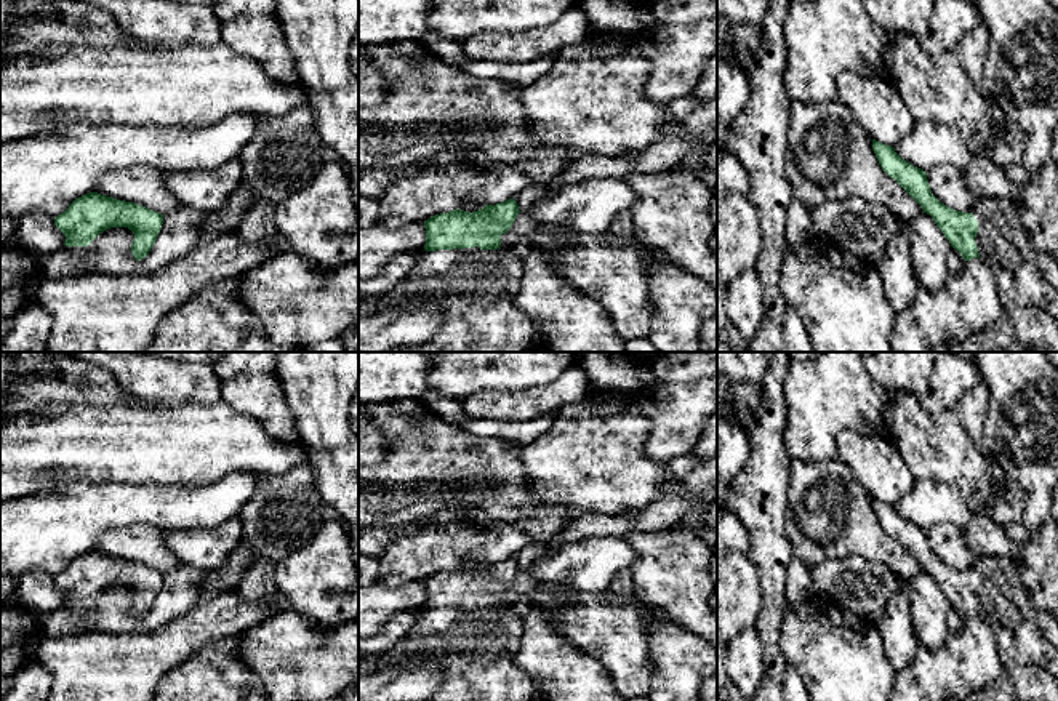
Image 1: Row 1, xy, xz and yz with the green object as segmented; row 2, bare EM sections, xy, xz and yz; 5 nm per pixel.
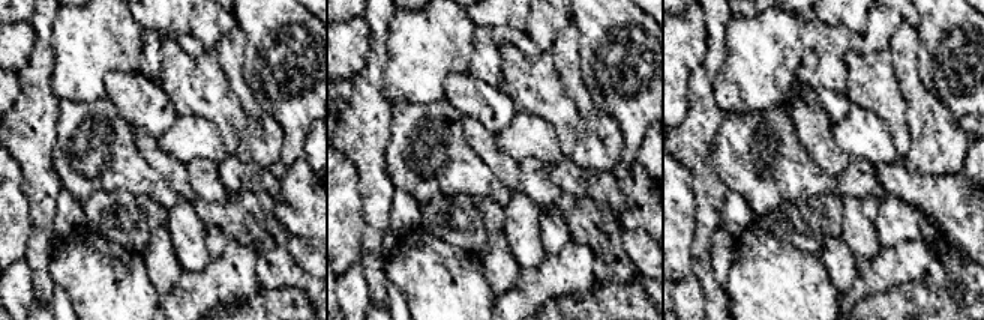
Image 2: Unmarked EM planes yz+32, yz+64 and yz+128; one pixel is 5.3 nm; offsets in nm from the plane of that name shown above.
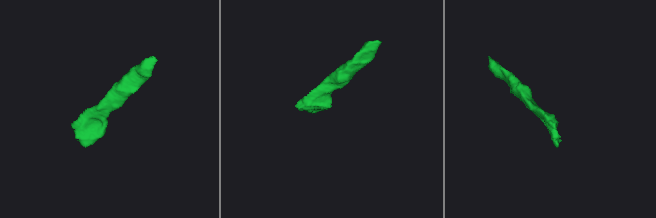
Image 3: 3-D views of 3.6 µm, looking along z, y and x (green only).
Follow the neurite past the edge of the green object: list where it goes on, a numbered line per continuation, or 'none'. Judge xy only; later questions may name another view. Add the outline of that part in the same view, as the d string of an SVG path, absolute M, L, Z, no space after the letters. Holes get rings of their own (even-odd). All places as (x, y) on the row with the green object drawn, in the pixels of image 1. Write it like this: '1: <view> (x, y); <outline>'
none

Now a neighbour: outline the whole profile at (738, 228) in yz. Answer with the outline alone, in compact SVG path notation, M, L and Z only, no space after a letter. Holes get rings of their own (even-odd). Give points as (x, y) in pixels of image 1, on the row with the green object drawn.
M728 150L717 152L717 280L731 283L744 270L755 267L763 242L757 208L749 198L751 176L738 157Z

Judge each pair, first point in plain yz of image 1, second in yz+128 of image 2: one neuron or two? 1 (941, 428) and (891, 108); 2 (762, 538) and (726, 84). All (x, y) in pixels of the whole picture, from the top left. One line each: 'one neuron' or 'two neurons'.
1: one neuron
2: two neurons

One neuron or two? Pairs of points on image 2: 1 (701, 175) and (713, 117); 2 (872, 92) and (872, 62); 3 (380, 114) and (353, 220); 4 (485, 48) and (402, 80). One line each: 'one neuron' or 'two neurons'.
1: one neuron
2: one neuron
3: two neurons
4: two neurons

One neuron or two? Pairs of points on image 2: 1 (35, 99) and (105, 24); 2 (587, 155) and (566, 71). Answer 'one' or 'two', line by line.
1: two
2: one

